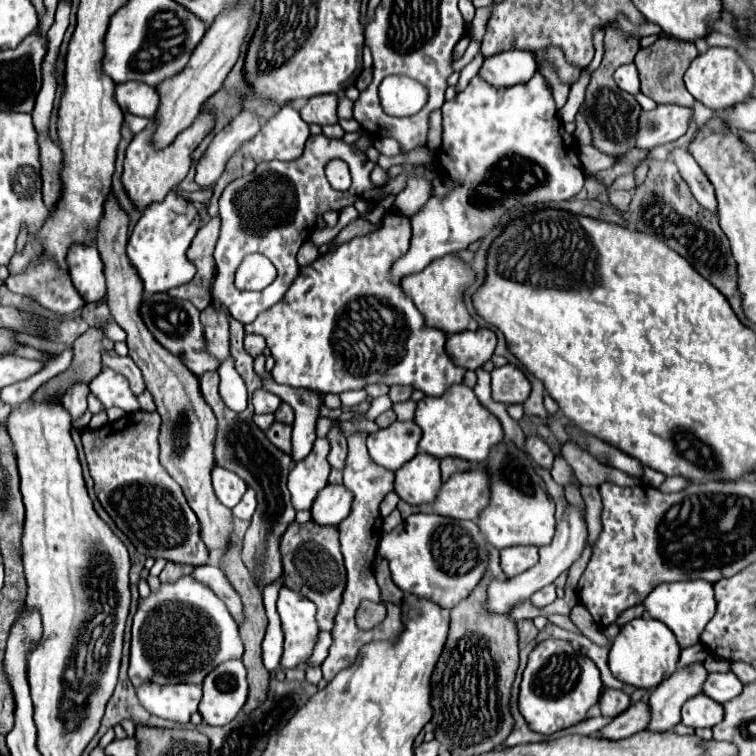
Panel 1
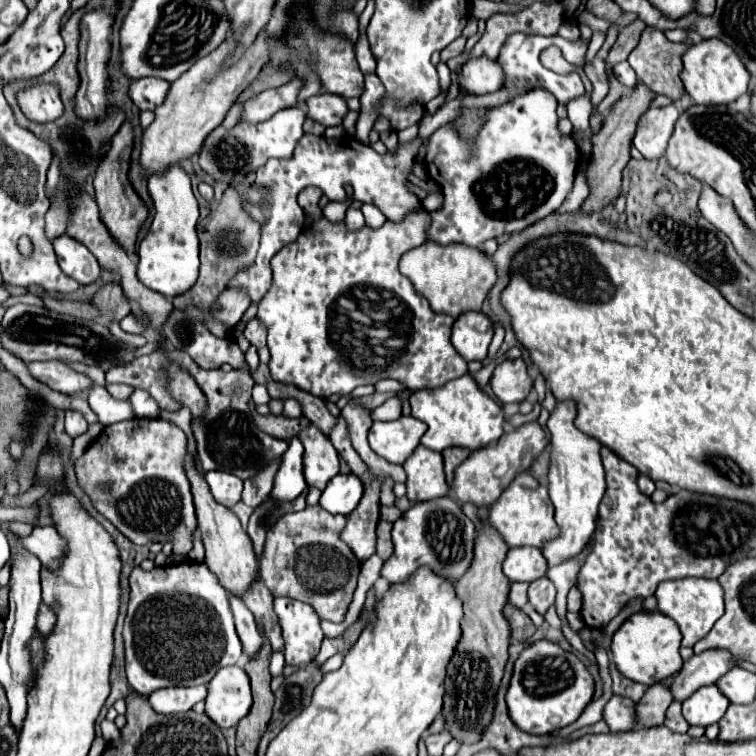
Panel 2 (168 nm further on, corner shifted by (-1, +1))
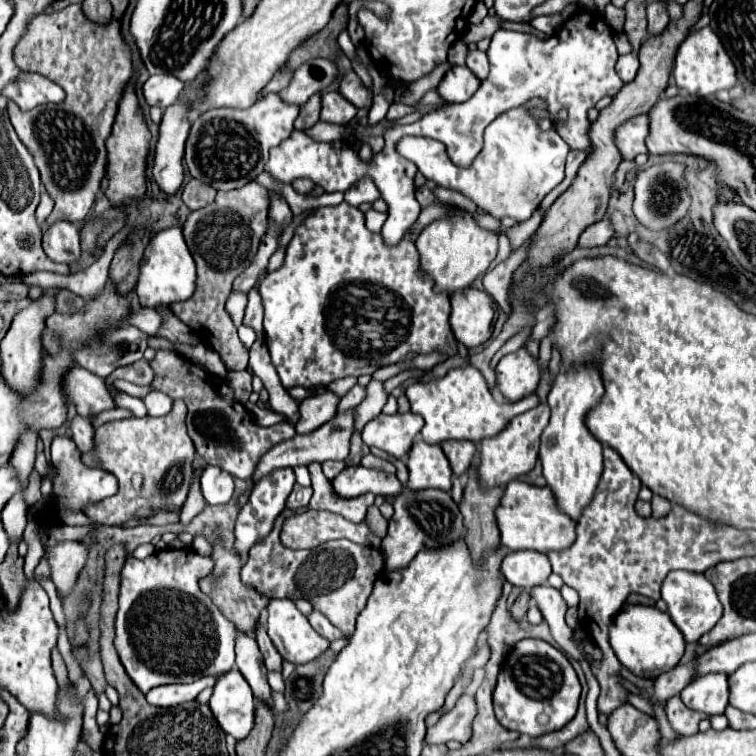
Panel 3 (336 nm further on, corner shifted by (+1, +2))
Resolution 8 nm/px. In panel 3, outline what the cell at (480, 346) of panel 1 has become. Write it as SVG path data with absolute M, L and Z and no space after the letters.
M476 288L460 290L450 296L452 314L450 326L458 342L466 348L474 348L484 344L492 336L492 318L494 300Z

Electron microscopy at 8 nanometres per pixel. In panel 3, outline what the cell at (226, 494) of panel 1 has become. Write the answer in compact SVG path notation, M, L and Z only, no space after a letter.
M206 466L200 478L200 488L208 504L212 506L226 504L234 496L234 478L218 466Z

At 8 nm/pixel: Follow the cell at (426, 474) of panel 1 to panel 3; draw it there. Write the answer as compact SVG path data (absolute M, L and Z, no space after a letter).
M422 440L414 442L410 454L408 454L408 470L410 490L426 490L426 488L438 488L438 490L450 490L452 488L452 470L448 464L448 458L444 456L442 448L438 444L426 444Z

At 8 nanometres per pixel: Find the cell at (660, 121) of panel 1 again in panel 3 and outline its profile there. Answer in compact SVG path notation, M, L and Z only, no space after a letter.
M640 114L628 122L624 122L616 130L616 142L624 160L632 160L638 154L648 154L646 138L650 134L650 116Z

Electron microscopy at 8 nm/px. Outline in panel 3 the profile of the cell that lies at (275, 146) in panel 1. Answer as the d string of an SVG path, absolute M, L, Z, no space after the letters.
M276 94L264 96L246 110L208 110L202 118L194 120L186 140L184 160L192 178L202 180L216 190L240 188L246 182L256 180L256 176L264 170L268 150L290 138L298 112L298 106L282 102Z

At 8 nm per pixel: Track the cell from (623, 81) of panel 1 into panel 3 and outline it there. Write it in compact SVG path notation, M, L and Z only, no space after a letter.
M634 54L620 56L620 58L618 58L618 64L616 64L616 72L618 72L618 76L620 76L624 82L634 80L634 76L636 76L636 72L638 72L638 58L636 58Z

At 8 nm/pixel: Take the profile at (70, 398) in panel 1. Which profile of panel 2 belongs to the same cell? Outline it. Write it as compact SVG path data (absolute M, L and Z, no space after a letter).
M66 411L66 433L74 439L88 431L86 419L78 411Z

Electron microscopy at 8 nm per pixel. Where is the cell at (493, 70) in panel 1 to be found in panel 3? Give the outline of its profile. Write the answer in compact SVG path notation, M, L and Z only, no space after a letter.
M452 66L438 84L440 96L450 102L466 102L480 86L480 78L470 74L466 66Z

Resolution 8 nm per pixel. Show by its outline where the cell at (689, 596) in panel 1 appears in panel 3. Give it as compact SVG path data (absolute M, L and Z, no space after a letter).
M686 570L670 572L662 584L662 600L668 604L668 614L684 634L686 642L698 642L706 632L710 632L716 626L716 622L722 616L722 604L716 596L712 582L698 572Z

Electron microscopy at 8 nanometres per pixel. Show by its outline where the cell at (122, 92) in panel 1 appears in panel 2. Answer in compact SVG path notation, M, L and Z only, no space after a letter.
M144 77L144 79L136 79L130 85L130 97L132 101L142 109L142 111L154 111L168 93L170 83L158 77Z

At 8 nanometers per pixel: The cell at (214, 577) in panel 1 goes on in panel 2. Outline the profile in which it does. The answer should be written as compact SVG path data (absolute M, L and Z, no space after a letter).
M230 595L230 605L232 605L234 619L236 619L236 633L242 641L242 649L248 657L254 657L264 643L264 639L256 627L254 615L248 611L248 607L244 607L244 601L240 597Z

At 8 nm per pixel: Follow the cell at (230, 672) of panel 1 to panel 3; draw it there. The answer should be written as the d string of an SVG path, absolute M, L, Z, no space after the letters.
M238 668L216 680L208 706L220 728L236 740L246 738L254 726L254 694Z

